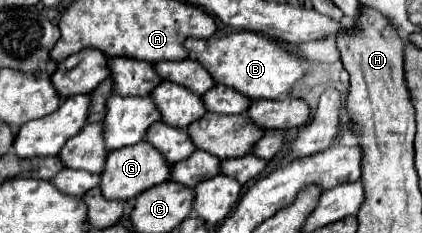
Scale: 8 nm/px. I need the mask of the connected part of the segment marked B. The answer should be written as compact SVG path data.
M251 31L231 33L227 37L209 37L209 39L187 39L185 49L191 51L193 59L199 61L207 73L215 79L217 85L231 87L239 91L241 95L251 95L249 99L277 99L279 95L285 95L297 79L301 79L307 71L311 71L311 65L297 55L291 55L287 51L281 51L281 47L263 37L255 35Z

